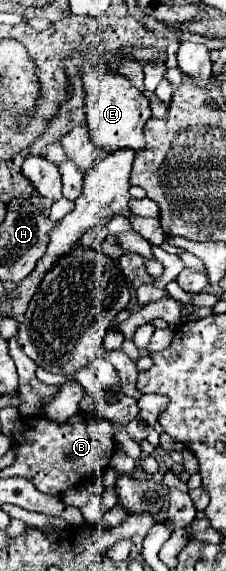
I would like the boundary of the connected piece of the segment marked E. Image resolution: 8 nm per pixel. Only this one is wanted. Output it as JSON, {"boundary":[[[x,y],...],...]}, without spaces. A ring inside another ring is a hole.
{"boundary":[[[84,57],[78,63],[78,71],[82,73],[86,91],[86,123],[90,127],[94,145],[102,147],[106,153],[120,147],[130,147],[134,151],[144,149],[142,129],[152,117],[148,97],[140,89],[136,89],[126,75],[118,73],[106,63],[92,63],[92,59]]]}

